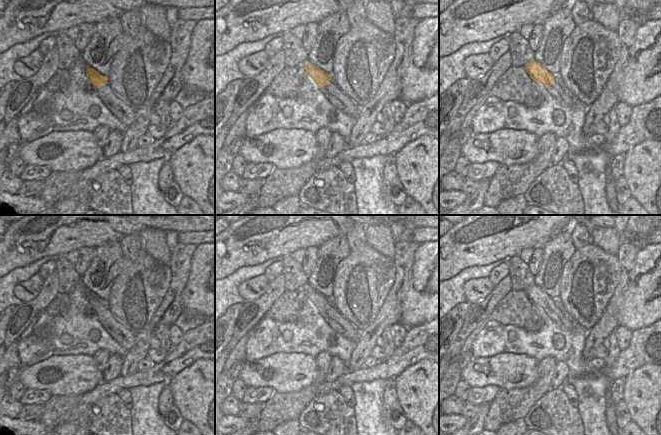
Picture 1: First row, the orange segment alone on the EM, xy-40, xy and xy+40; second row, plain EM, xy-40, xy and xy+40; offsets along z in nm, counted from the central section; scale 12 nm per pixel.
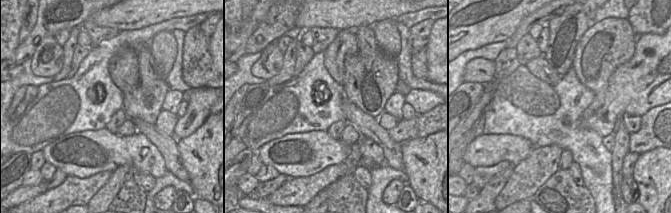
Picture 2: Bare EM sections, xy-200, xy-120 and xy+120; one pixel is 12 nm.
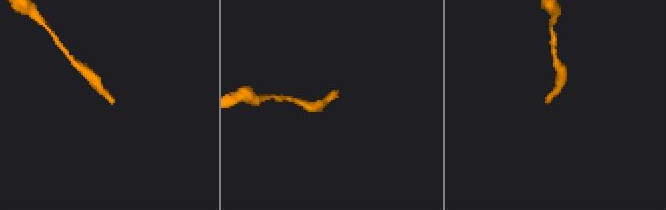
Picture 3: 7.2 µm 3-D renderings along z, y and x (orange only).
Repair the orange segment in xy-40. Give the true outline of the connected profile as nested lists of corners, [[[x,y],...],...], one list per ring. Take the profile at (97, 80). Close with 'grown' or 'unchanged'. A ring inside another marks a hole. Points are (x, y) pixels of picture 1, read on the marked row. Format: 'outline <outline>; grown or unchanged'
outline [[[88,68],[86,75],[91,81],[97,95],[109,111],[122,123],[131,126],[134,122],[136,110],[127,105],[110,87],[109,78],[101,75],[92,68]]]; grown

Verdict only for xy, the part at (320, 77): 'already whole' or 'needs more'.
needs more

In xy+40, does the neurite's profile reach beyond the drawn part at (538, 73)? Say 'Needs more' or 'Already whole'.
Needs more.

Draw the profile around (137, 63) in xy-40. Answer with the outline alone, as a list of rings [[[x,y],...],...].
[[[141,25],[136,35],[121,33],[109,46],[109,85],[112,90],[135,110],[144,108],[160,82],[172,55],[169,40],[153,35]]]

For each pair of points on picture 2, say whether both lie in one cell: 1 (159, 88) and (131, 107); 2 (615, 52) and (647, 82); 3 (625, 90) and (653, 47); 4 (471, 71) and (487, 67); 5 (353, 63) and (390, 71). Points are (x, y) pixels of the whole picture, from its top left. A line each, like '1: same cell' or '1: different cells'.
1: same cell
2: different cells
3: same cell
4: same cell
5: same cell

